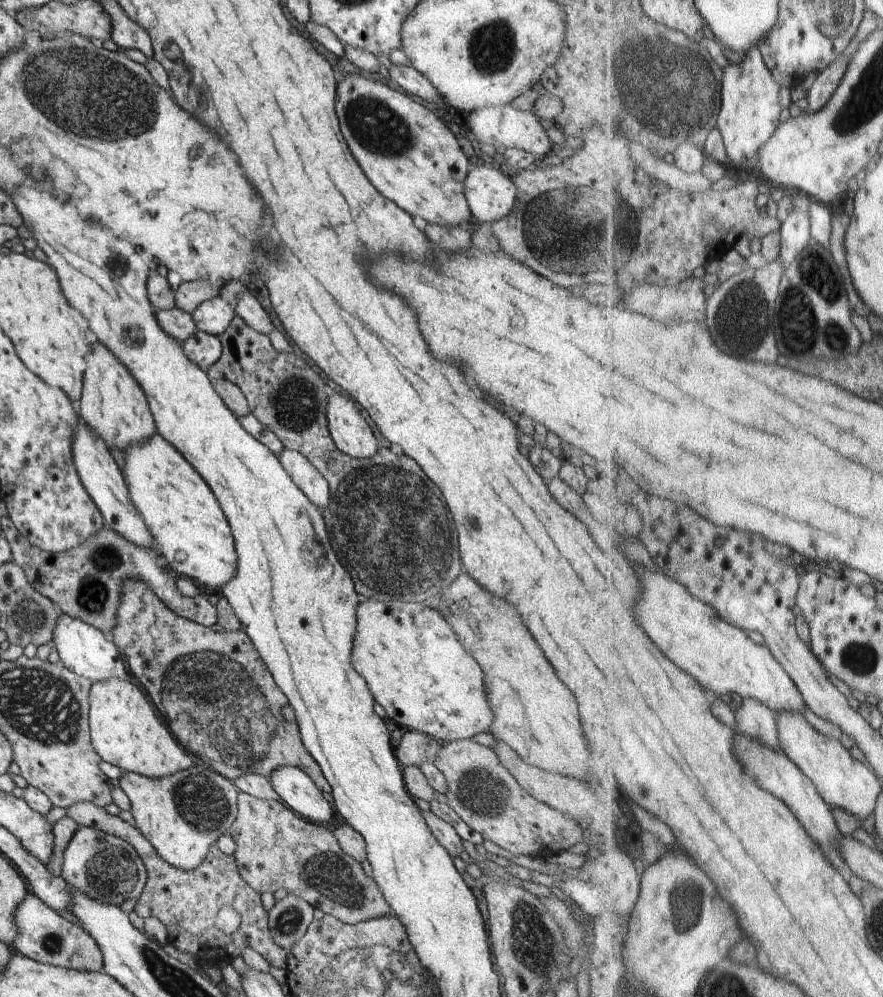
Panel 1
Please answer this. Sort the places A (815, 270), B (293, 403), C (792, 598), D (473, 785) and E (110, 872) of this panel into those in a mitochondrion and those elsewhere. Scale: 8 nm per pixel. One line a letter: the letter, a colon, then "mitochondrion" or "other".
A: mitochondrion
B: mitochondrion
C: other
D: mitochondrion
E: mitochondrion

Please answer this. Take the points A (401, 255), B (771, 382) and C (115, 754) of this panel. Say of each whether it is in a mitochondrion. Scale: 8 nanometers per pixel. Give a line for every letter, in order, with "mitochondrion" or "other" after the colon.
A: other
B: other
C: other

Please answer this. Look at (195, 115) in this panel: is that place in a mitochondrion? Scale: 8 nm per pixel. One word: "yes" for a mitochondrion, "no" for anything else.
no

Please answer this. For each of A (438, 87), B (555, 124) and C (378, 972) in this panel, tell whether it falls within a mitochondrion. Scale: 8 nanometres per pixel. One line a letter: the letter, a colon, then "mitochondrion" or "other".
A: other
B: other
C: mitochondrion

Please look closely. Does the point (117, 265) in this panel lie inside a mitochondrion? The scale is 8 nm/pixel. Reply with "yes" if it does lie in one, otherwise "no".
yes

